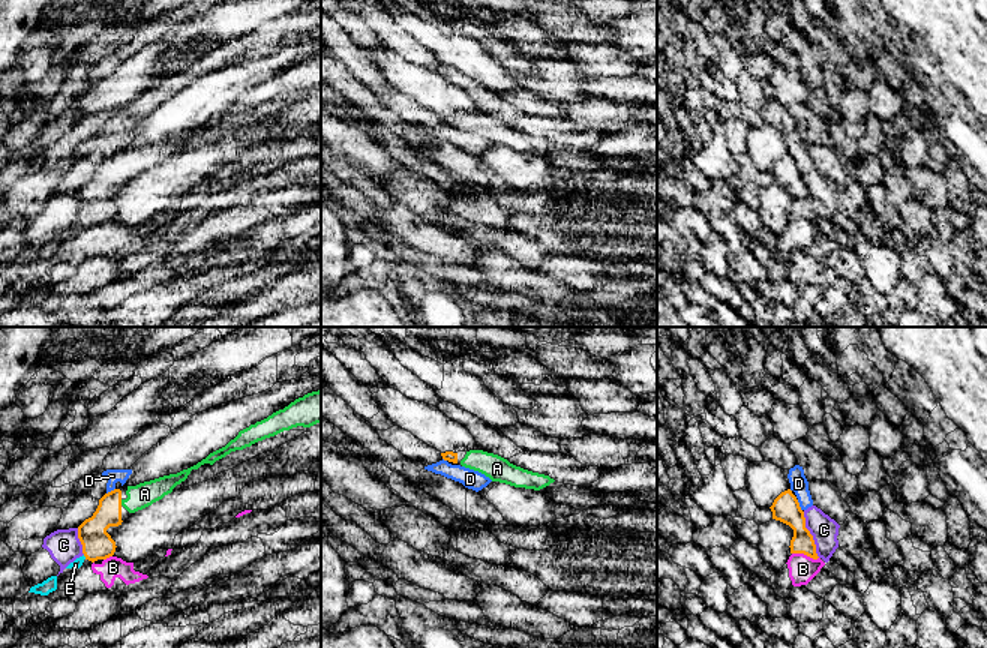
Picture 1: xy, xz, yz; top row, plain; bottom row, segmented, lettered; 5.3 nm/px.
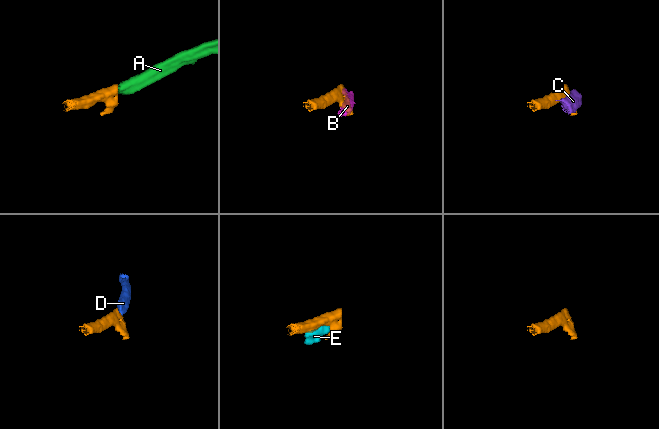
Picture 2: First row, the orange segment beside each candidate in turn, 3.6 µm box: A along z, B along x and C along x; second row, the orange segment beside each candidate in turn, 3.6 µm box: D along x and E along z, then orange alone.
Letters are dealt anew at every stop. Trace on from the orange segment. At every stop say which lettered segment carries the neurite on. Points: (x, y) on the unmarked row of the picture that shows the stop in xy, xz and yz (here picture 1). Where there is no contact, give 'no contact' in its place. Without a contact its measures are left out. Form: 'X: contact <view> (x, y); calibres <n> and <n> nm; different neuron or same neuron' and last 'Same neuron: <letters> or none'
A: contact xy (120, 167); calibres 160 and 130 nm; same neuron
B: contact yz (806, 218); calibres 130 and 150 nm; different neuron
C: contact yz (810, 198); calibres 150 and 140 nm; different neuron
D: contact yz (798, 170); calibres 150 and 100 nm; different neuron
E: contact xy (84, 219); calibres 160 and 50 nm; different neuron
Same neuron: A

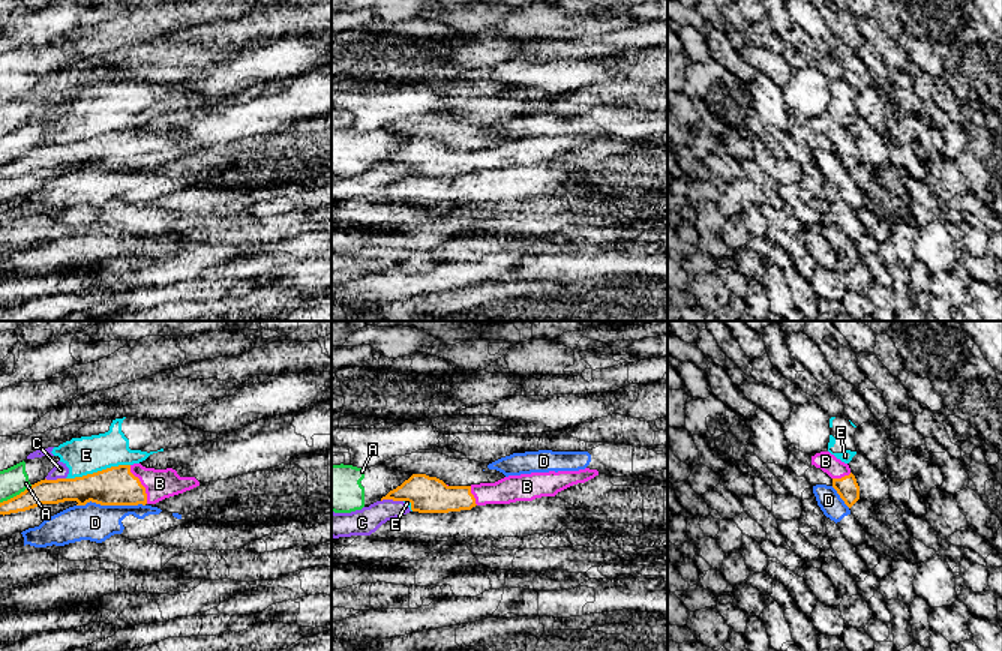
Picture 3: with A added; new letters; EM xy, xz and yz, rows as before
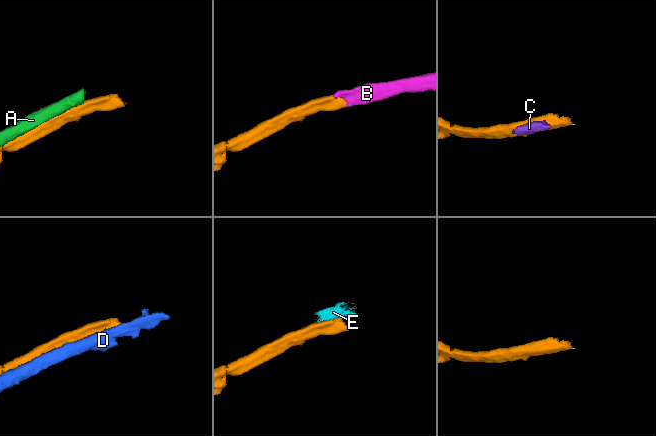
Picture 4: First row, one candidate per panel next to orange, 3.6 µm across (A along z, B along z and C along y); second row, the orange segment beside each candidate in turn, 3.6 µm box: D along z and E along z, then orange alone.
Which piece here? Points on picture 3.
A: contact xy (17, 159); calibres 130 and 150 nm; different neuron
B: contact xy (141, 149); calibres 200 and 160 nm; same neuron
C: contact xz (392, 162); calibres 190 and 140 nm; different neuron
D: contact xy (110, 168); calibres 200 and 200 nm; different neuron
E: contact xy (98, 135); calibres 200 and 200 nm; different neuron
Same neuron: B

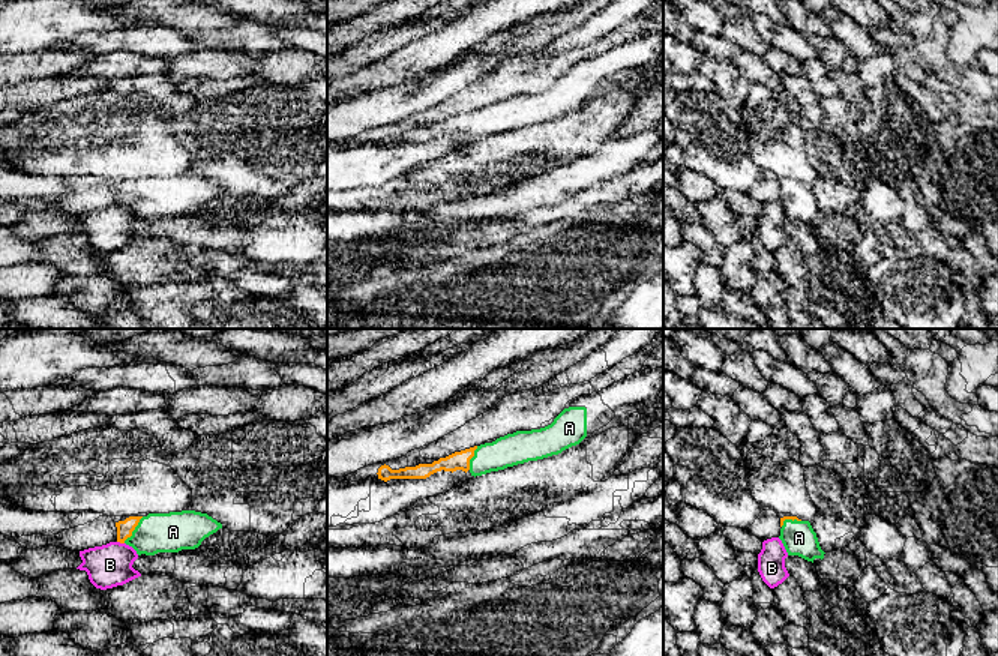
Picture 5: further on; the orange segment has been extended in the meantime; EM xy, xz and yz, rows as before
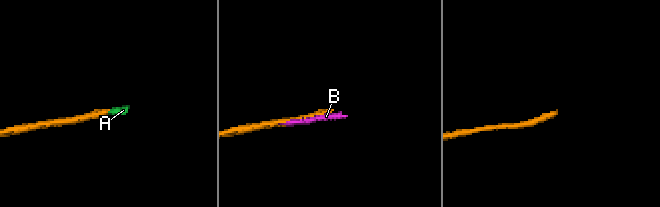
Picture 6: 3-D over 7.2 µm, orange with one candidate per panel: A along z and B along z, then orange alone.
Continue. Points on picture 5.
A: contact xy (134, 192); calibres 90 and 220 nm; same neuron
B: contact xy (120, 206); calibres 90 and 220 nm; different neuron
Same neuron: A

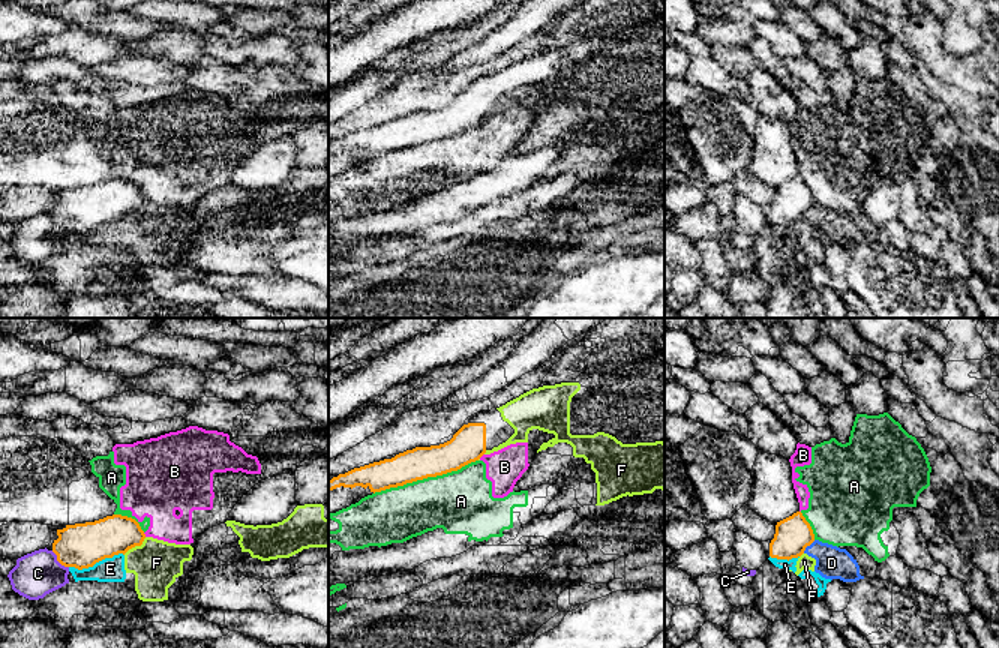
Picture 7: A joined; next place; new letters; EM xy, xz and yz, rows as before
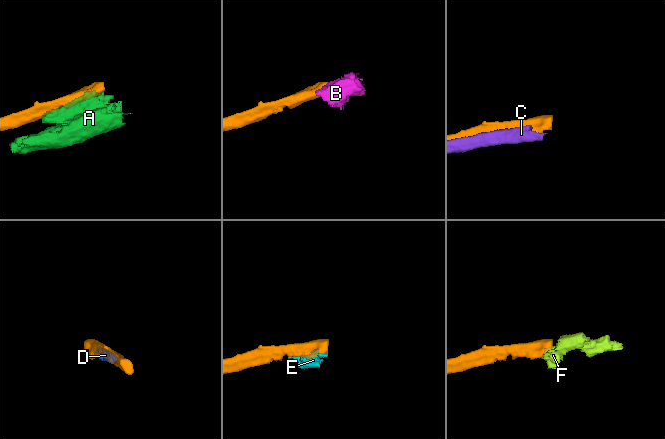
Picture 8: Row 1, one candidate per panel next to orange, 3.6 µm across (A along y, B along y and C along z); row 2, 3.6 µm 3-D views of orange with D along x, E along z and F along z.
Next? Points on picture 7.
A: contact xz (425, 141); calibres 170 and 340 nm; different neuron
B: contact xz (480, 120); calibres 190 and 190 nm; different neuron
C: contact xy (59, 225); calibres 240 and 240 nm; different neuron
D: contact yz (807, 209); calibres 190 and 180 nm; different neuron
E: contact xy (96, 225); calibres 240 and 130 nm; different neuron
F: contact xy (135, 209); calibres 220 and 260 nm; same neuron
Same neuron: F

